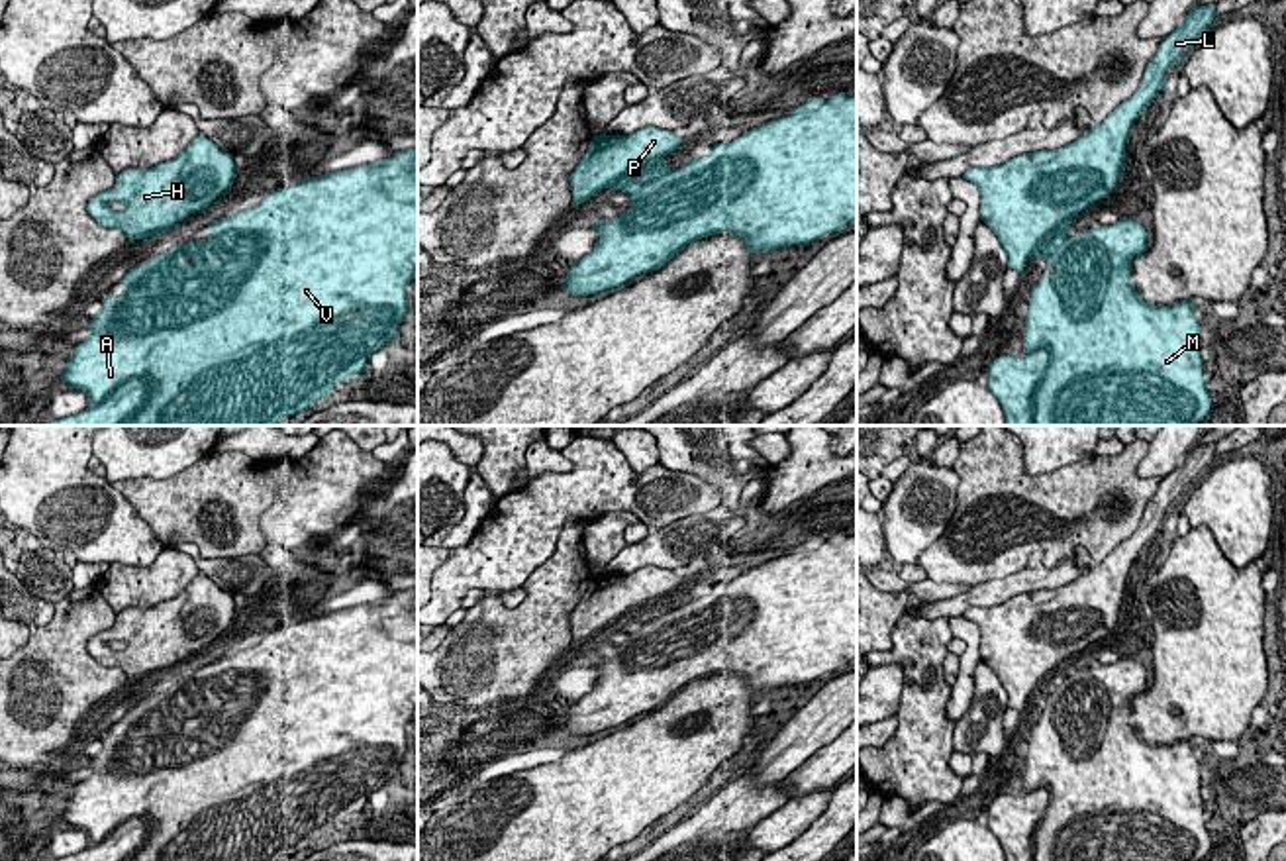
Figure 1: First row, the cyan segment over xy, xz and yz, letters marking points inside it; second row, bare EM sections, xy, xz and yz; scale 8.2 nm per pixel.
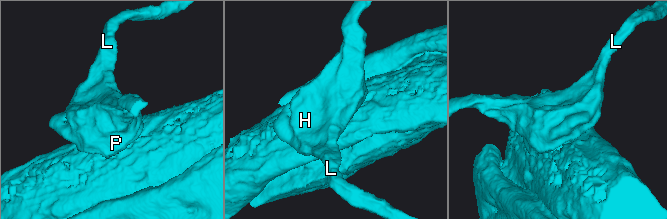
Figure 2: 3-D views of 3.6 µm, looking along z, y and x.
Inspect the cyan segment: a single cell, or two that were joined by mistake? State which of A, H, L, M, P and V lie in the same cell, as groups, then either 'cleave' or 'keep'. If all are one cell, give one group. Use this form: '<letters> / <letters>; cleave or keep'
A M V / H L P; cleave

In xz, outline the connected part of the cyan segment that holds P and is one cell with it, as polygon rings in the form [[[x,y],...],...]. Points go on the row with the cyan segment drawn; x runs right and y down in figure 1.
[[[641,127],[629,135],[594,135],[580,163],[570,173],[572,204],[590,198],[627,177],[633,167],[653,163],[655,171],[668,169],[665,155],[682,143],[670,129]]]

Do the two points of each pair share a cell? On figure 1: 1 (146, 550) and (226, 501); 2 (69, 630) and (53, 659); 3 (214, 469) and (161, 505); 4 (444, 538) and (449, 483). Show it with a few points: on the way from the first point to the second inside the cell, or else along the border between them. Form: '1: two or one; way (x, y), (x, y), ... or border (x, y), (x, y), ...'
1: two; border (130, 505), (163, 548)
2: one; way (65, 638), (57, 652)
3: one; way (200, 483), (175, 505)
4: one; way (444, 524), (444, 497)

